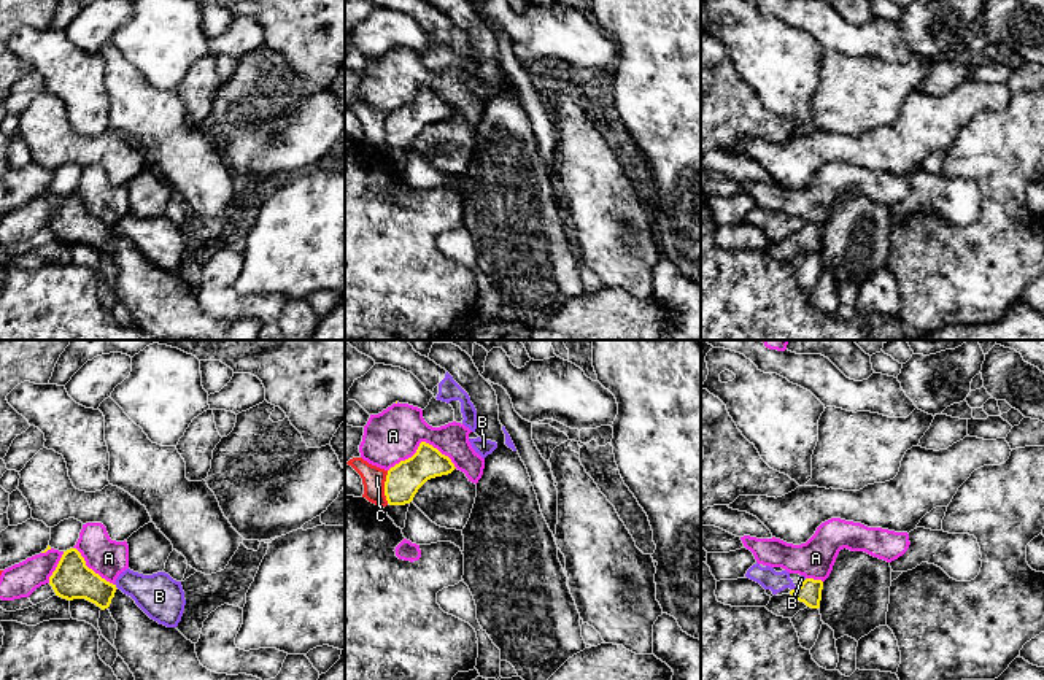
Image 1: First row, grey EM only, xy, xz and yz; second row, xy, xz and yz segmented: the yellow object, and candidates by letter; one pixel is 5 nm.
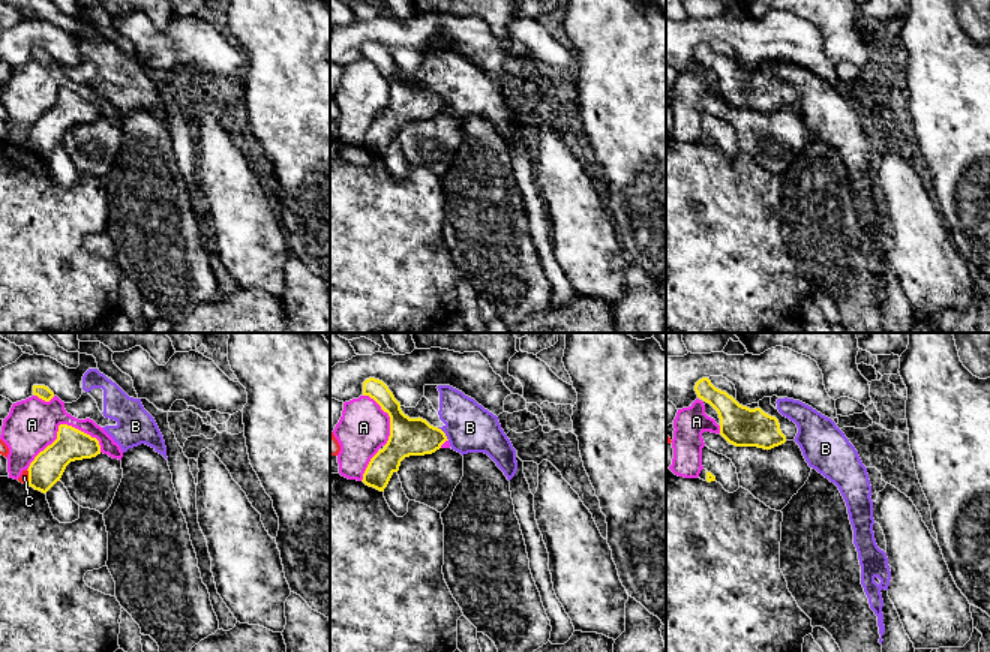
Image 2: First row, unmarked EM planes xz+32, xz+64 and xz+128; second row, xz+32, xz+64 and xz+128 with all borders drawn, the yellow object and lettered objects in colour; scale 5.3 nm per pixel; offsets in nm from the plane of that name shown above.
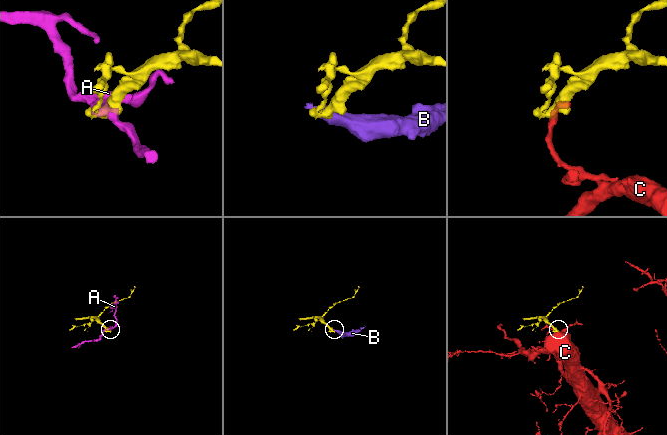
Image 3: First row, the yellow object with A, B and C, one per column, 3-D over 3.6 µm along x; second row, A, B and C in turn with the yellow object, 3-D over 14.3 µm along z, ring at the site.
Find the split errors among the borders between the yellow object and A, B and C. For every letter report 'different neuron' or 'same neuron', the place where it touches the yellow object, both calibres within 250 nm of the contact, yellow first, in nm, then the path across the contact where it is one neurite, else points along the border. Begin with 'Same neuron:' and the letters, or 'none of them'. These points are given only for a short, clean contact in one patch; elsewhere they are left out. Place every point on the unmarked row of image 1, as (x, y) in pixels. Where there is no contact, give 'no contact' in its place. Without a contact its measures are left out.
Same neuron: none of them
A: different neuron; meets yellow in xz at (421, 86); 180 nm thick on the yellow side, 260 nm on the other
B: different neuron; meets yellow in xy at (115, 231); 200 nm thick on the yellow side, 220 nm on the other; border along xy (115, 227), (118, 232)
C: different neuron; meets yellow in xz at (385, 131); 180 nm thick on the yellow side, 120 nm on the other; border along xz (388, 115), (385, 126), (386, 146)

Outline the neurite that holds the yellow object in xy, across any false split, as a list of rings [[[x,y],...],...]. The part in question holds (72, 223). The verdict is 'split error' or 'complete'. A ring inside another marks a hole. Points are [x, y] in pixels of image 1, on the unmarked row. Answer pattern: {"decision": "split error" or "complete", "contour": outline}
{"decision": "complete", "contour": [[[76,192],[64,195],[56,214],[49,221],[49,229],[56,240],[62,243],[86,243],[102,254],[110,251],[118,234],[116,229],[89,213]]]}

